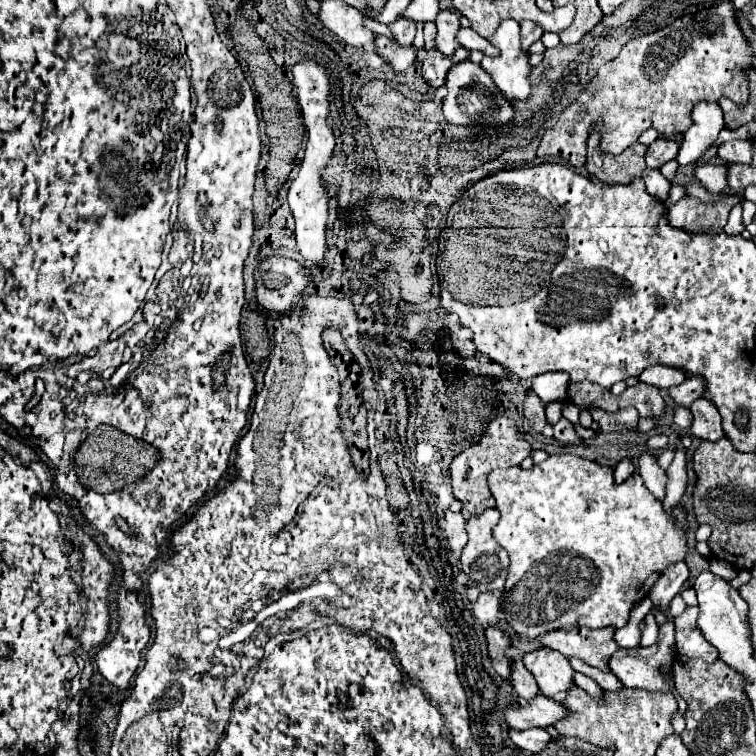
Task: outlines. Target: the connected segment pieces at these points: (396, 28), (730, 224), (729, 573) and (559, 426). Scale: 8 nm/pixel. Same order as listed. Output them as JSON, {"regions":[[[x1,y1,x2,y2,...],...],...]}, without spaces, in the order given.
{"regions":[[[399,18,389,24,389,30,393,32,393,40,397,40,403,46,409,46,415,38,415,22,413,20]],[[735,204,733,206,733,210,729,212,729,220,727,220,727,224,725,224,723,230,727,234,741,234,745,230,743,220,741,220,741,204]],[[711,558,709,570,711,570,715,576,719,576,719,578,723,578,723,580,727,580,727,582,737,576,737,570,735,570,731,564,727,564,725,560,717,560,717,558]],[[561,418,561,420,553,426,553,430,555,430,555,440,557,440,559,444,563,444,563,446,581,444,581,438,577,436,577,432,575,432,575,428,573,428,573,424,571,424,569,420]]]}

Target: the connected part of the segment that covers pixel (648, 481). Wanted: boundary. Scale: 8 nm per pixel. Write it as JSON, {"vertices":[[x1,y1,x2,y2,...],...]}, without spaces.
{"vertices":[[643,454,639,458,639,474,643,478,643,484,647,486,647,490,657,498,663,500,665,498,665,486,667,486,667,474,665,470,657,464,657,460,649,454]]}

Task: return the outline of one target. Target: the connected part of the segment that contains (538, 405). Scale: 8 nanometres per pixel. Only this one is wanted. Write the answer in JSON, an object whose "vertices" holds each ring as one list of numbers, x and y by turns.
{"vertices":[[529,390,527,392,527,400,525,400,525,418,529,420,533,432,541,434,543,428,545,428,545,406,543,402]]}

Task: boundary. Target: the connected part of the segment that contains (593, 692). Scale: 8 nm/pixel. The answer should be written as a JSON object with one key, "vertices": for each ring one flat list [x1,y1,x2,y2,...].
{"vertices":[[576,672,574,674,574,683,580,688,583,688,589,695,593,696,594,698,597,698,598,700,603,699,602,688,590,677,585,676,582,673]]}

